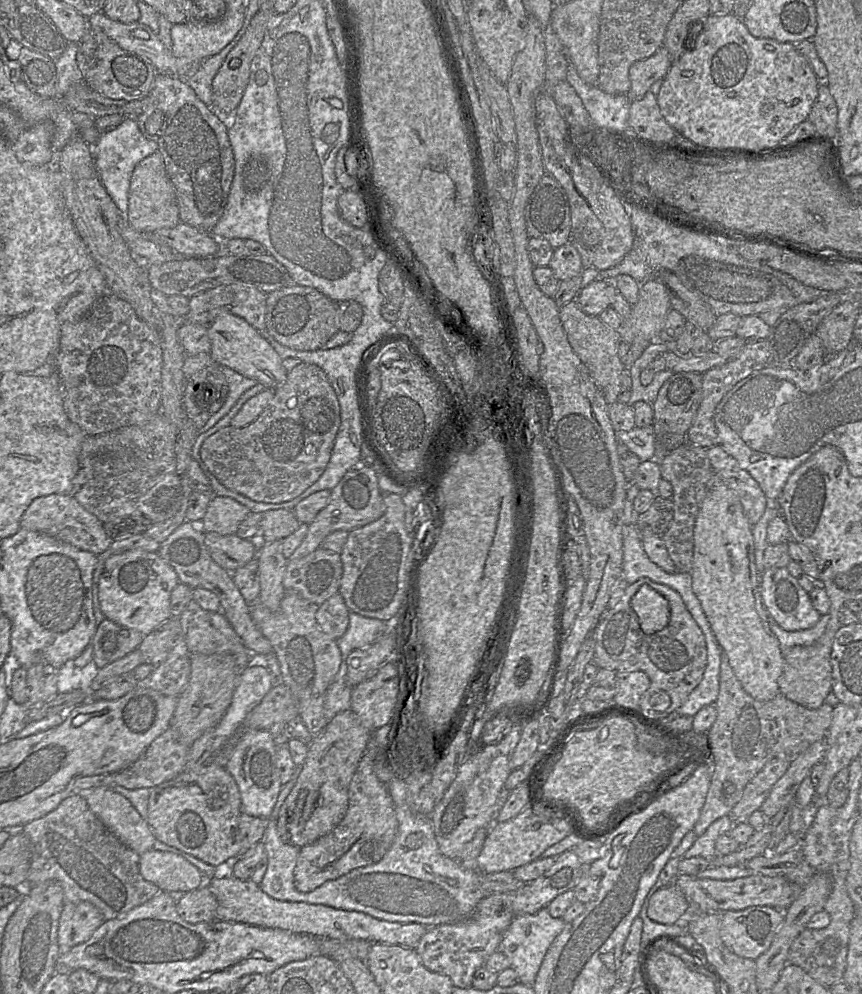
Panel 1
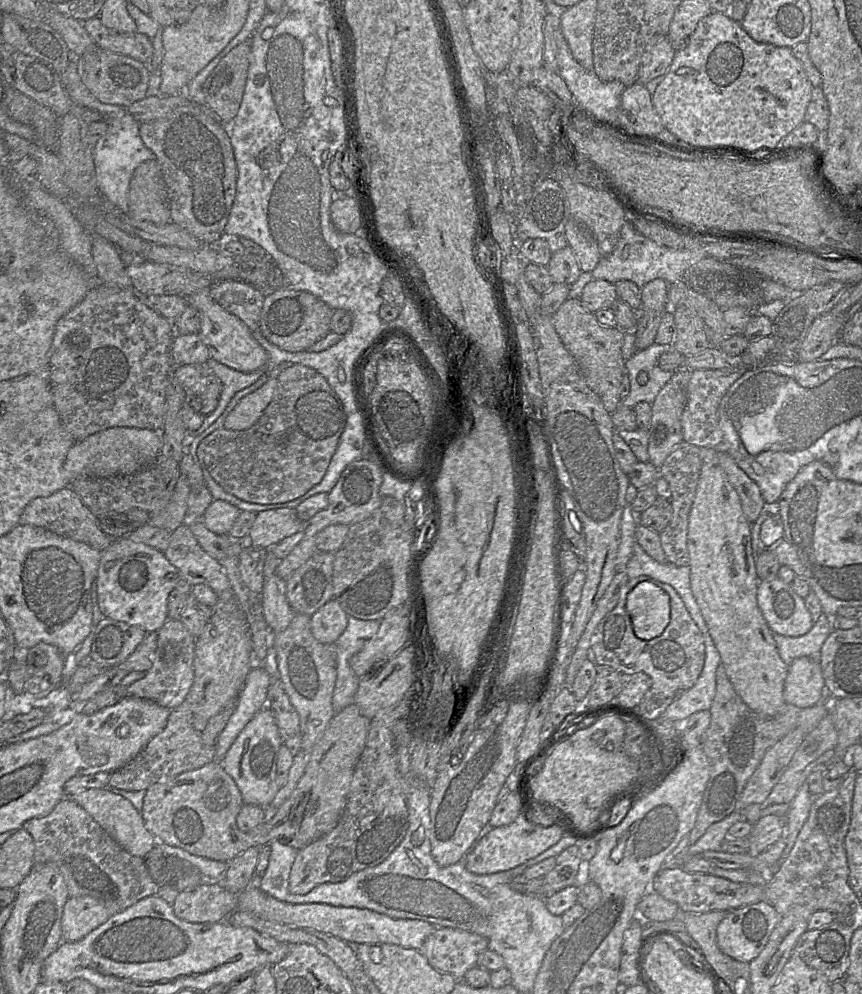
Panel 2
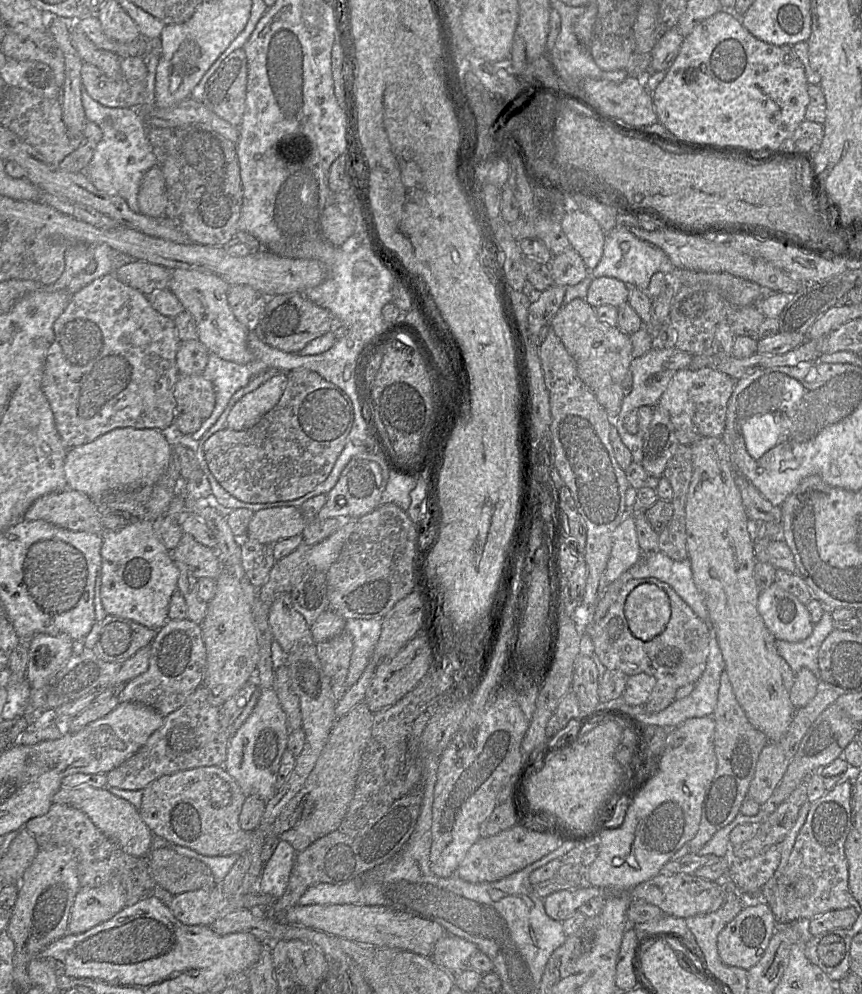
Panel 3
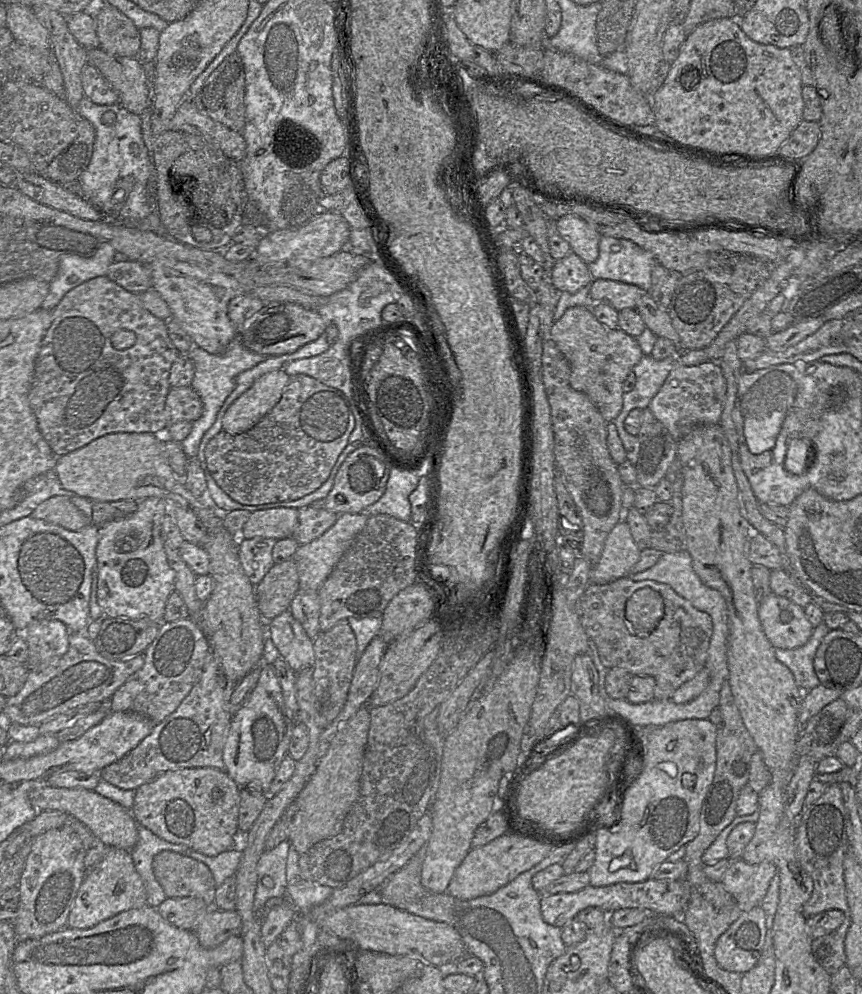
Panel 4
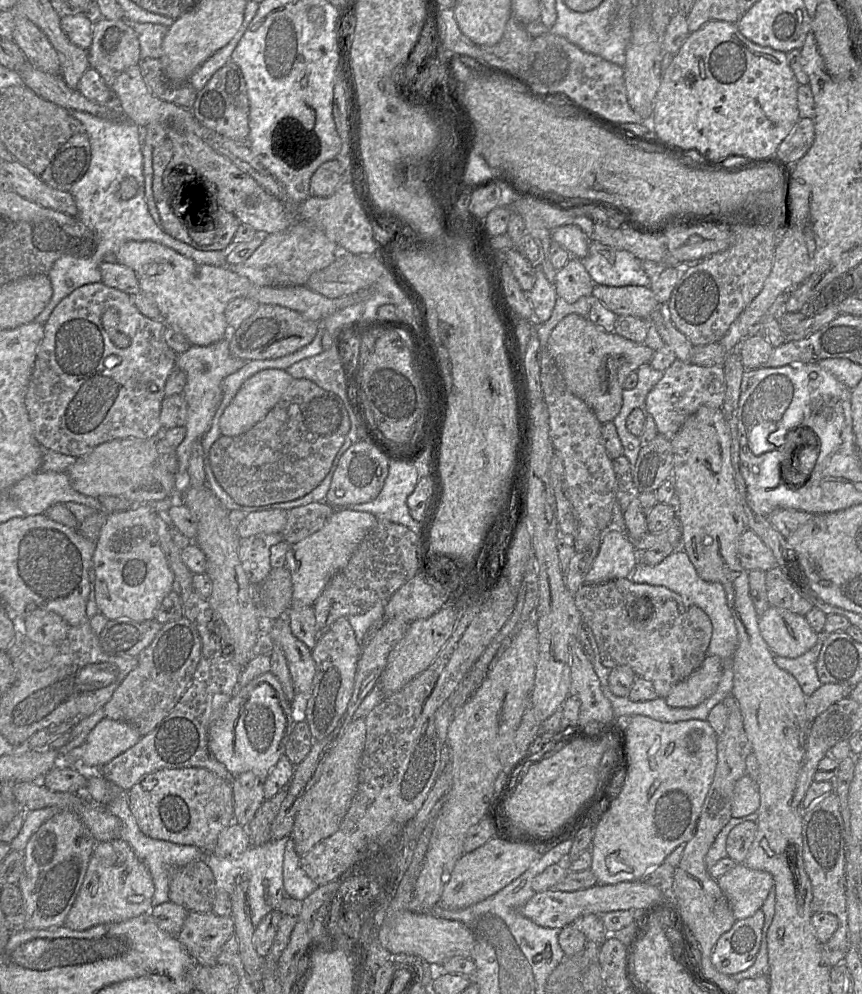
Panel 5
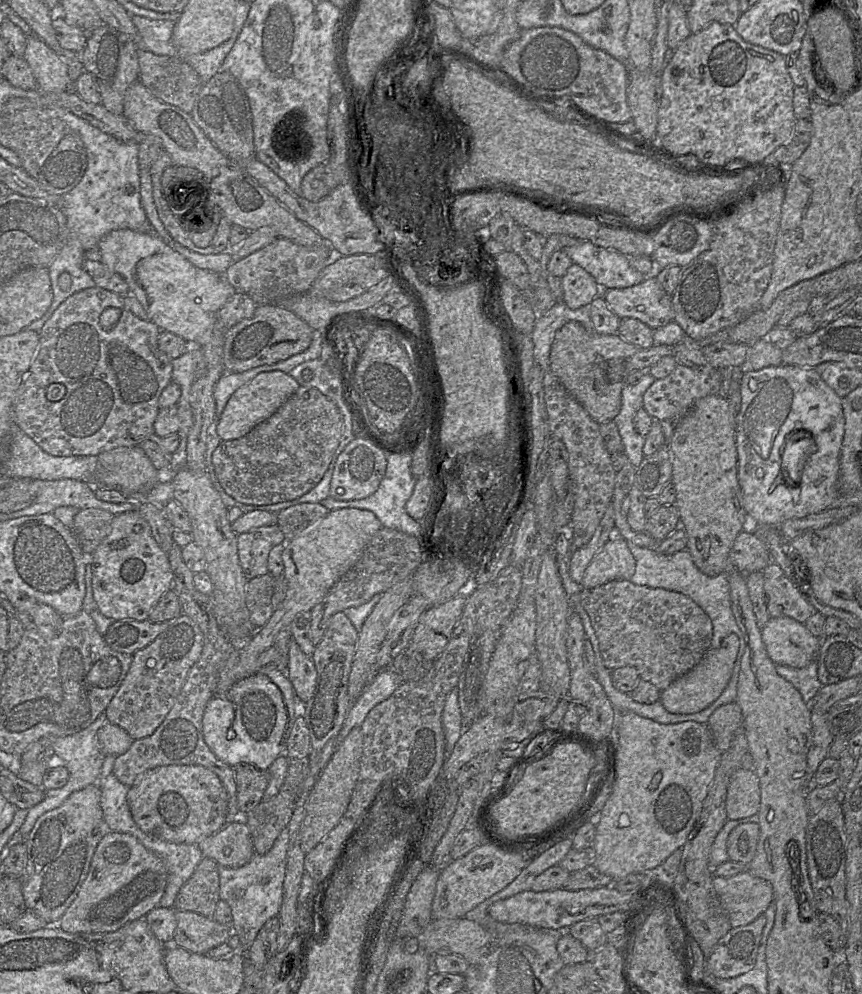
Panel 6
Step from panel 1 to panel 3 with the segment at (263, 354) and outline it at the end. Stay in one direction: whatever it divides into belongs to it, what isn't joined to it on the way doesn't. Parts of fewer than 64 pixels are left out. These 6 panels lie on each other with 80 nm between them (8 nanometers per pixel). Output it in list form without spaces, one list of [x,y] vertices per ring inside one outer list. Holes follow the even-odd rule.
[[[189,269],[171,270],[171,279],[167,290],[180,301],[184,310],[193,316],[197,327],[197,340],[212,354],[237,364],[247,364],[253,359],[248,348],[248,330],[232,313],[227,292],[230,287],[221,277],[207,272]]]

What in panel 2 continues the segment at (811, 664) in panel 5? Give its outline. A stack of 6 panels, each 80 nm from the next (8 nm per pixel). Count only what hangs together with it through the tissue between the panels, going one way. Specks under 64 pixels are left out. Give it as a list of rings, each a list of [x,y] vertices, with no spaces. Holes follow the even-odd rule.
[[[823,612],[810,631],[804,635],[790,637],[773,633],[773,637],[779,656],[789,666],[799,657],[819,661],[821,647],[830,634],[828,616]]]

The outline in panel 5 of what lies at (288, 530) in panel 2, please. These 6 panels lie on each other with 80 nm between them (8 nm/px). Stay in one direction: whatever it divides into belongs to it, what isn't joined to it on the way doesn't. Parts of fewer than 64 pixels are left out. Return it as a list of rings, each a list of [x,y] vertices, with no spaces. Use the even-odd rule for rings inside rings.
[[[273,509],[248,513],[236,531],[240,539],[264,533],[282,533],[287,523],[288,511]]]

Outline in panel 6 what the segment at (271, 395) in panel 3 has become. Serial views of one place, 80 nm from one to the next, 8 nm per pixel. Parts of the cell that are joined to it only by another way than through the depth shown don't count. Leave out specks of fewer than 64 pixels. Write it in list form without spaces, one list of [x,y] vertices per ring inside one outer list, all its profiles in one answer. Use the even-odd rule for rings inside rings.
[[[276,370],[258,374],[236,390],[228,400],[217,427],[220,439],[228,441],[245,436],[255,426],[270,418],[299,387],[299,383],[289,373]]]

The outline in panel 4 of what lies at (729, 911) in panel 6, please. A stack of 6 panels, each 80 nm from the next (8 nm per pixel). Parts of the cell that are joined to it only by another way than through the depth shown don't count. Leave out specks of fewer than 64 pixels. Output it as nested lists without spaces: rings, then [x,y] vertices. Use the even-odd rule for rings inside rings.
[[[743,859],[733,860],[721,883],[736,901],[742,912],[761,906],[770,881],[777,874],[776,866],[768,861],[748,864]]]

